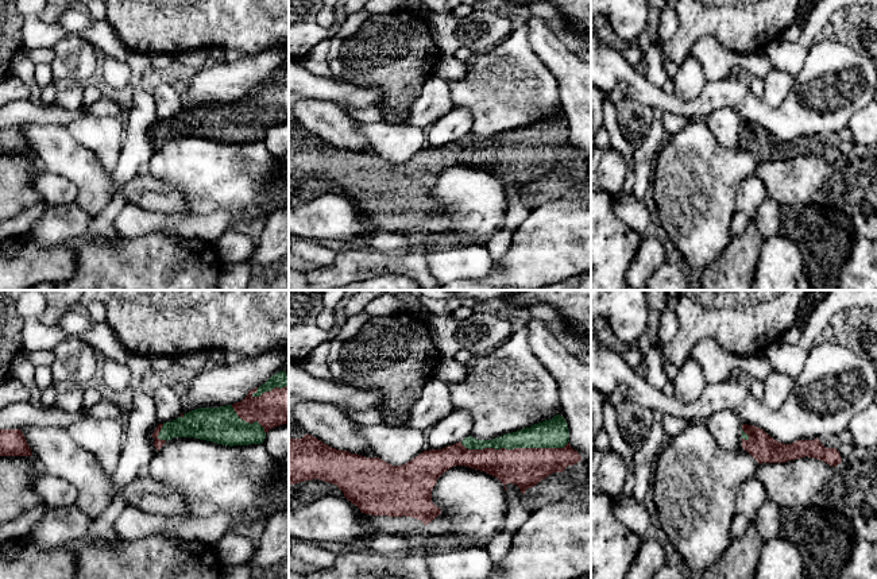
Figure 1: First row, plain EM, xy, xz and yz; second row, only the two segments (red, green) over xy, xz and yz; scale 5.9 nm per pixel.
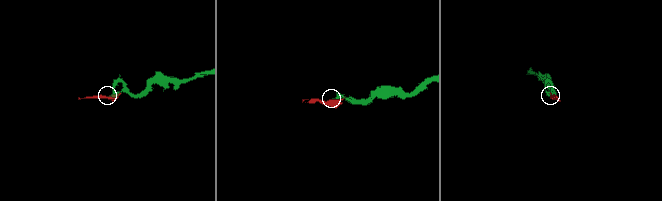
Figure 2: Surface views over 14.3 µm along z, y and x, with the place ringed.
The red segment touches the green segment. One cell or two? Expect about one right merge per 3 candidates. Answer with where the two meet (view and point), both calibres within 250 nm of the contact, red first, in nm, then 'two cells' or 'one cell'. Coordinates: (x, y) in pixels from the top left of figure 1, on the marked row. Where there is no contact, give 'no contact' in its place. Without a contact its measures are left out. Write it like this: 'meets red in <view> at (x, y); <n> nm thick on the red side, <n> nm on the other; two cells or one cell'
meets red in xz at (514, 448); 240 nm thick on the red side, 180 nm on the other; one cell

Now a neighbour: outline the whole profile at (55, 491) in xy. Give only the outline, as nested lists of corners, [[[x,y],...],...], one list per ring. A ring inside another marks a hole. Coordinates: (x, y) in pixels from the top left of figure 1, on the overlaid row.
[[[49,474],[39,476],[32,489],[40,495],[46,507],[73,506],[80,495],[73,483]]]

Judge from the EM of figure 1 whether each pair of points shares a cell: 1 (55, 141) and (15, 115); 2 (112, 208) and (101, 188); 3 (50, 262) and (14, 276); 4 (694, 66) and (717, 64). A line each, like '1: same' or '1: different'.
1: different
2: different
3: same
4: different

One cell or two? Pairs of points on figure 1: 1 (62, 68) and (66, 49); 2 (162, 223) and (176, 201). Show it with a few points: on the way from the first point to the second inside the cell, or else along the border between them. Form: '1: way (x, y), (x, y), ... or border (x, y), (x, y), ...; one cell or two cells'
1: way (66, 64), (66, 53); one cell
2: border (138, 205), (150, 211), (188, 215); two cells

